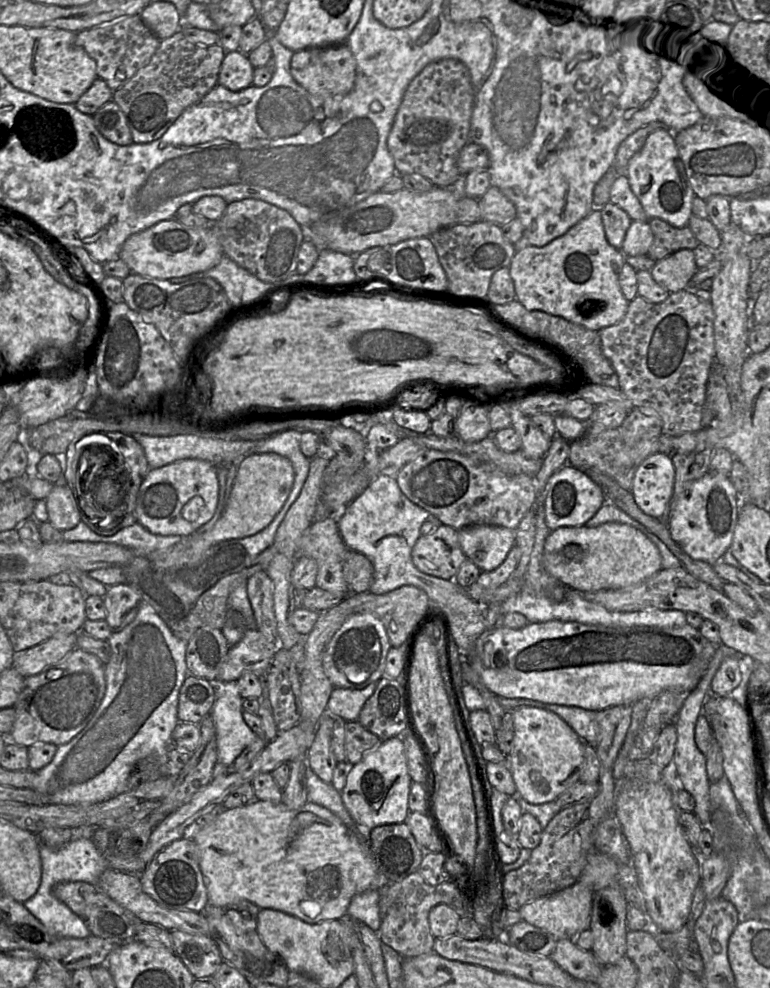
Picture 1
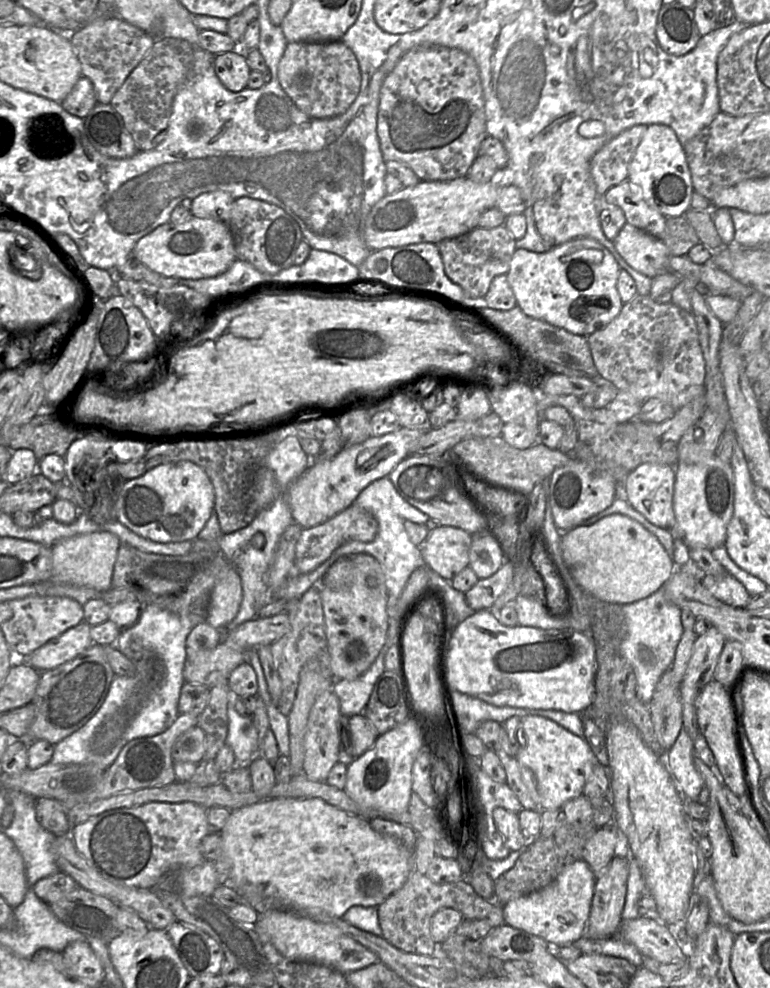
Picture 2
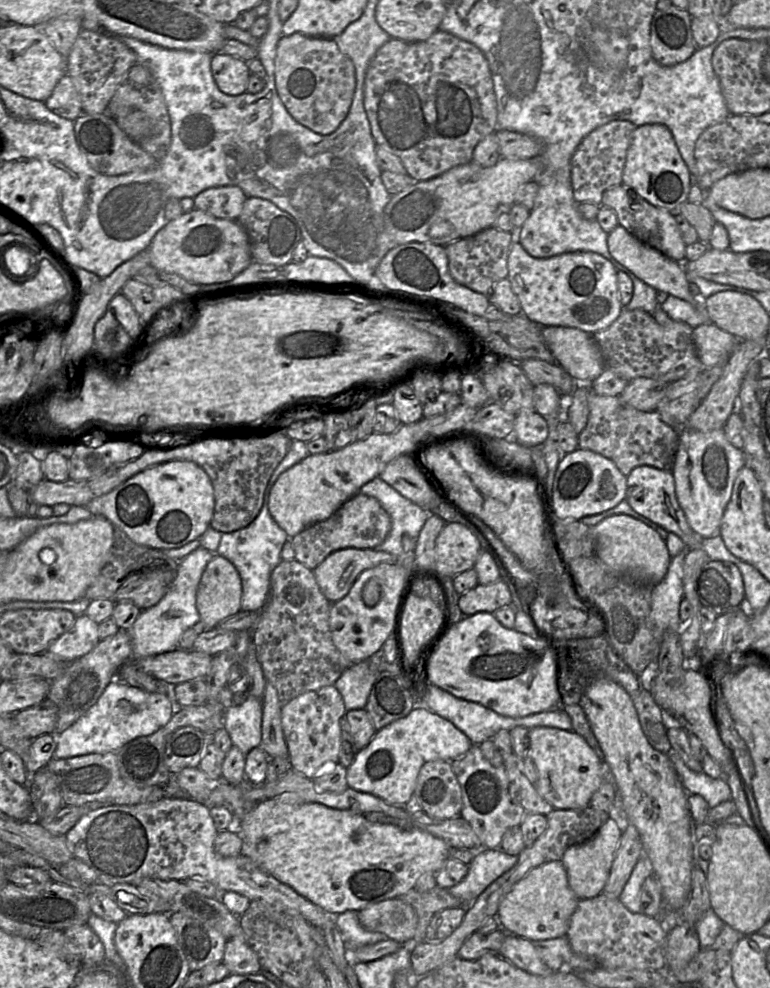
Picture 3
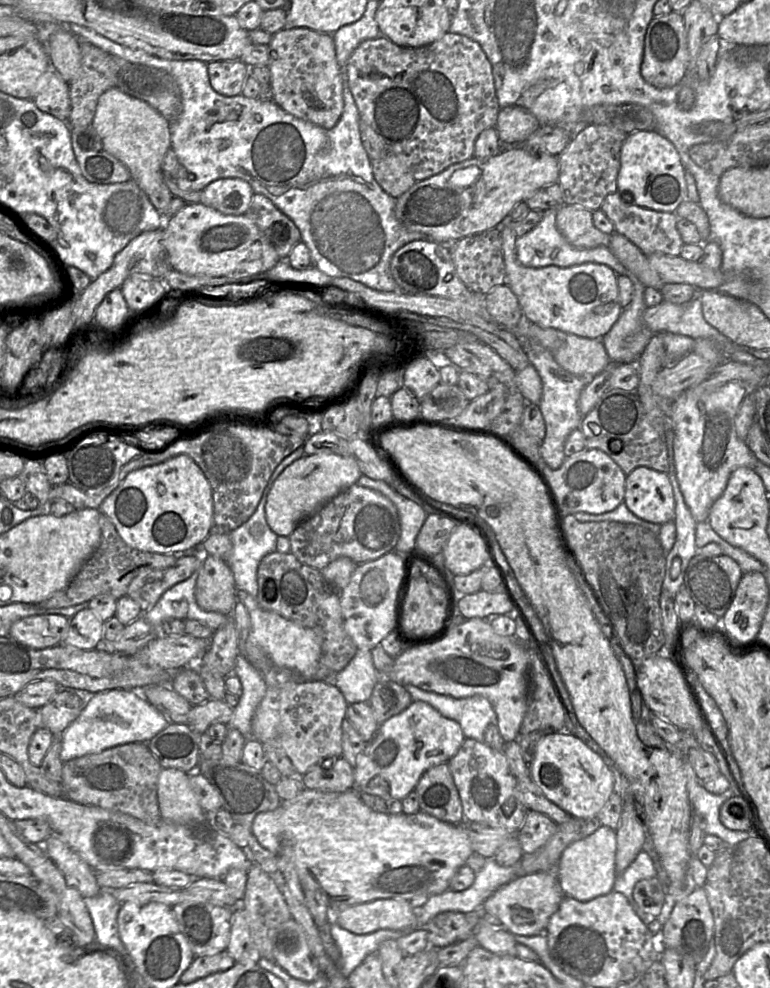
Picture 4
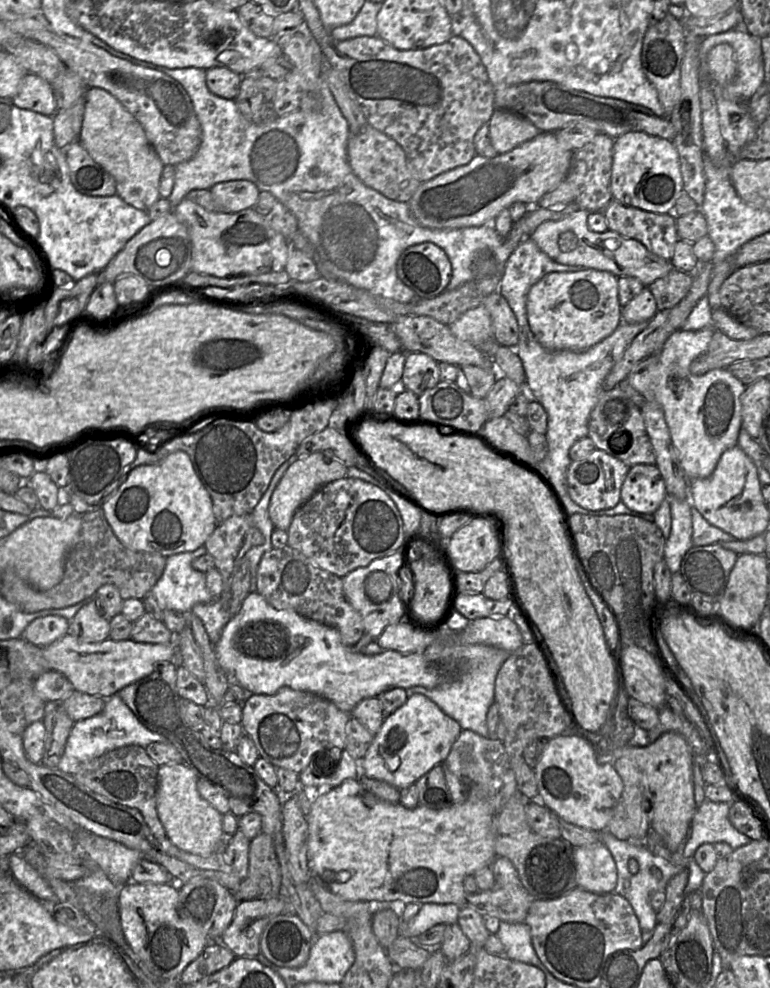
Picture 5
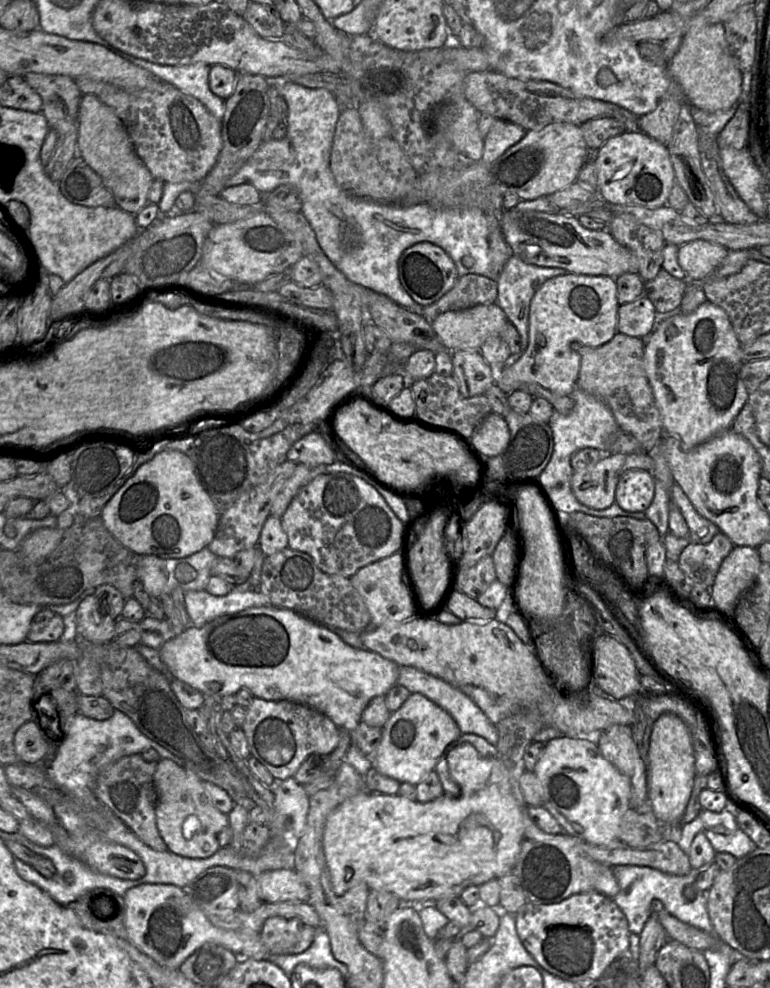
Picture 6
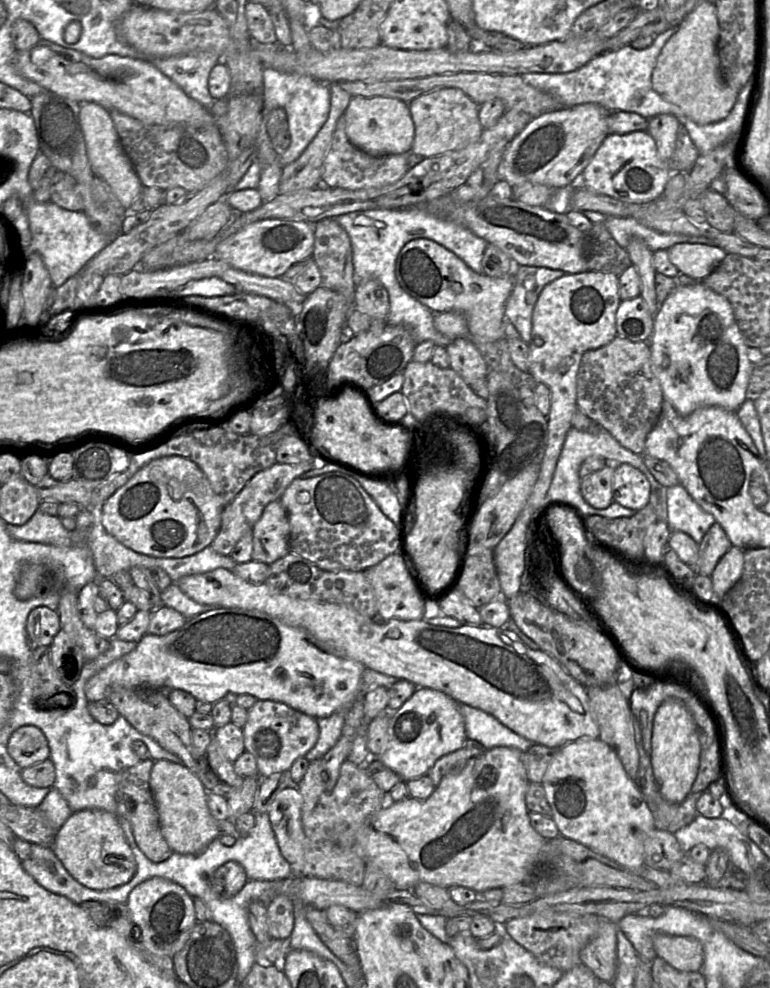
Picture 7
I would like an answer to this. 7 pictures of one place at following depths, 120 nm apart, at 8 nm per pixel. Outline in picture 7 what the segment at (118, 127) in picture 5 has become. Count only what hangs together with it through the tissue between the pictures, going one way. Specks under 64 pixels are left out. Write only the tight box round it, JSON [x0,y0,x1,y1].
[79,102,142,210]

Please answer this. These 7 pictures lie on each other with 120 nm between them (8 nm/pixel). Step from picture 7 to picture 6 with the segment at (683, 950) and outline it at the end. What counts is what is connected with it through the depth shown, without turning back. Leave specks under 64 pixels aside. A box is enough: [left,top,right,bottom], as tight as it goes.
[652,910,746,963]

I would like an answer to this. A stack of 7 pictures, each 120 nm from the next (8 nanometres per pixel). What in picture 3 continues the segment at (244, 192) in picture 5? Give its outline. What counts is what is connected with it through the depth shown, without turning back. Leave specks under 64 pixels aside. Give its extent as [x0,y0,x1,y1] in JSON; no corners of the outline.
[193,186,247,220]

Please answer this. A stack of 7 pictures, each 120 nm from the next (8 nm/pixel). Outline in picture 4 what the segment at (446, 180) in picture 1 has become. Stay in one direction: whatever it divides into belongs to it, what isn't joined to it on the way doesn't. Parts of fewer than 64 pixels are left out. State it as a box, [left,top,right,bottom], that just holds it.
[347,33,500,181]

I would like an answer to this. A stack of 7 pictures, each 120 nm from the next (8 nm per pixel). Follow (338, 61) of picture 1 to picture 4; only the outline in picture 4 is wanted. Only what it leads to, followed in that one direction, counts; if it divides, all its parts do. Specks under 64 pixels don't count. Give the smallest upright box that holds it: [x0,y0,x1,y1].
[270,28,343,129]

